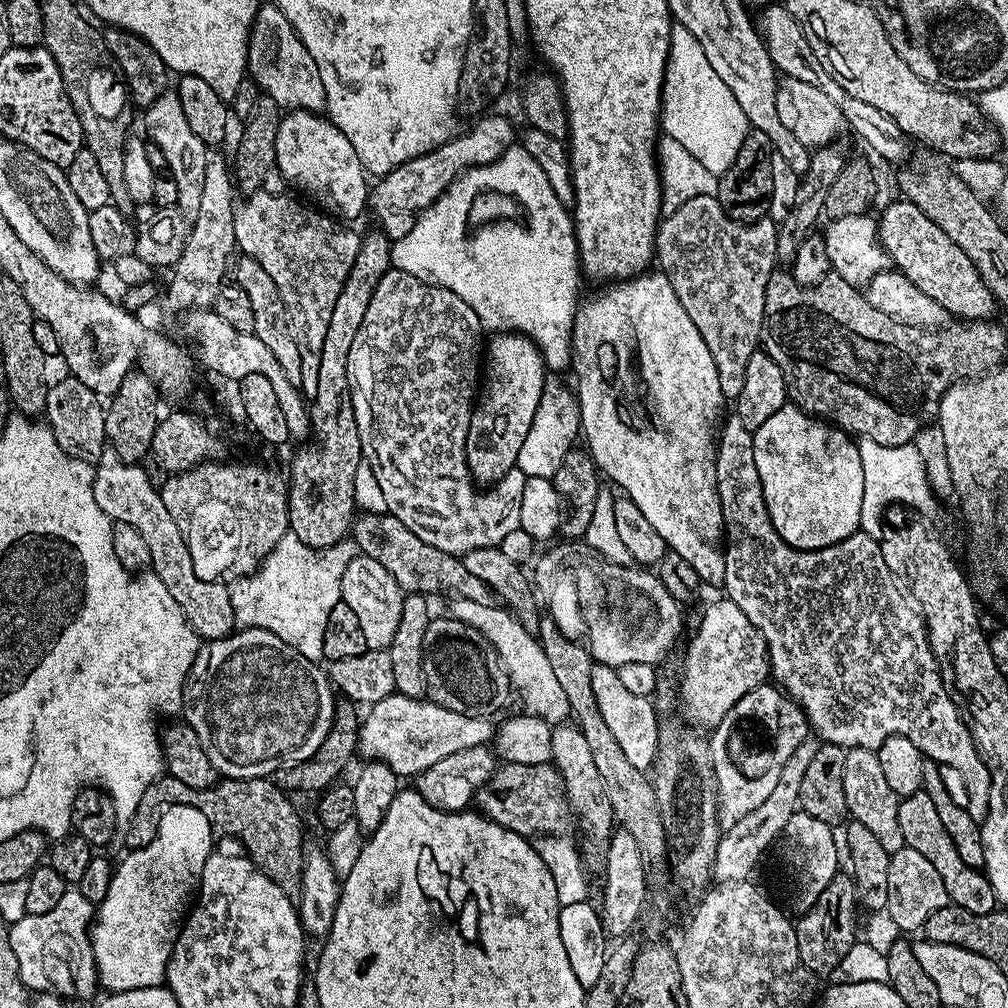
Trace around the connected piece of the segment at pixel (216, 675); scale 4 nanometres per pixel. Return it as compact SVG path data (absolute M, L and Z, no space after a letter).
M241 627L222 640L207 641L202 654L192 663L182 716L194 734L198 734L202 750L206 750L221 777L230 780L271 777L310 759L314 750L322 746L336 723L338 700L325 669L320 667L317 661L306 659L270 630Z

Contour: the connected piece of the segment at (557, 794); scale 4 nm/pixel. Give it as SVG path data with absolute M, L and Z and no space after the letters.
M501 763L496 773L476 791L474 801L480 815L498 822L506 830L514 830L520 836L532 838L537 834L560 834L570 824L568 795L564 792L564 780L556 765L516 765Z

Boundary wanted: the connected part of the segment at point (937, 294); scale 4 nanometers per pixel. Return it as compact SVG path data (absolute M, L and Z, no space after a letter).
M903 198L897 200L897 204L890 205L881 216L878 216L878 240L888 252L891 263L903 272L906 278L910 278L910 282L914 282L914 286L918 286L922 294L930 294L930 298L934 298L938 306L948 311L949 317L963 318L968 322L992 320L998 312L996 298L986 286L974 262L970 262L967 254L958 250L958 246L954 246L954 242L950 242L950 238L946 238L946 234L938 230L938 226L934 226L934 222L930 222L930 218L922 214L922 210L918 210L918 206Z

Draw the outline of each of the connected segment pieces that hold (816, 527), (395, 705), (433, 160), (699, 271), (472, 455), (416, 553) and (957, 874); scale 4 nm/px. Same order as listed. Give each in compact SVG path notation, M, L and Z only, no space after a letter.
M788 402L779 408L762 426L752 433L754 442L754 466L758 466L758 478L764 491L766 510L774 522L774 530L790 546L795 548L829 548L840 540L850 538L860 531L862 496L866 478L862 474L862 458L859 443L849 433L828 423L827 420L810 416Z
M393 694L382 698L382 702L371 705L367 709L368 717L363 717L360 725L360 743L358 745L359 755L372 762L388 764L390 770L401 778L415 778L425 772L434 762L441 758L447 758L450 754L458 754L458 750L470 750L470 746L488 744L494 736L494 724L486 716L463 716L454 710L446 710L442 706L432 703L427 698L415 696L401 696Z
M484 114L479 117L480 120L473 126L469 132L461 131L455 138L448 140L442 146L438 146L433 152L427 152L421 156L416 156L413 160L407 160L402 166L398 166L394 170L390 170L386 175L379 177L371 185L368 194L368 208L370 216L377 220L379 231L383 232L389 240L401 240L406 238L406 234L410 234L410 230L414 230L416 220L425 212L431 204L440 196L445 195L450 185L455 180L461 179L464 173L476 169L483 169L485 166L492 166L500 155L507 153L513 147L512 141L512 124L504 116L488 116L492 114Z
M716 196L692 198L673 212L663 217L656 233L655 255L659 267L666 274L682 310L690 314L690 322L698 326L710 358L718 370L718 384L722 386L725 401L735 402L742 394L742 385L746 383L746 366L762 340L764 331L764 307L766 306L766 286L770 282L776 258L777 221L771 218L756 220L753 224L744 224L741 220L730 218Z
M505 332L503 334L496 334L491 337L492 341L487 341L486 344L486 363L482 368L482 391L479 393L478 399L474 405L474 411L472 417L470 418L470 430L466 434L466 462L468 463L468 469L472 475L473 481L477 485L484 486L483 484L488 484L487 486L496 486L501 483L500 480L508 471L516 468L516 463L518 462L518 452L522 447L522 442L526 439L526 434L530 433L531 422L534 421L535 411L538 410L538 400L542 396L543 382L546 375L546 365L544 362L544 353L541 349L537 348L536 343L533 340L528 339L527 336L521 336L518 332Z
M364 512L357 515L353 521L352 539L359 546L361 555L381 563L406 594L431 596L441 588L446 588L456 592L452 594L459 599L480 603L481 606L499 605L496 591L467 570L463 559L447 555L436 546L423 542L392 513Z
M921 790L903 797L898 806L898 826L902 826L905 845L918 850L918 854L923 854L934 865L934 870L938 870L942 886L946 886L946 894L951 903L962 910L970 910L970 914L990 914L997 911L994 886L990 886L981 869L971 868L966 866L966 862L962 862L954 842L950 842L950 834L946 834L946 826L942 826L942 821L938 819L938 809L930 799L930 794Z

